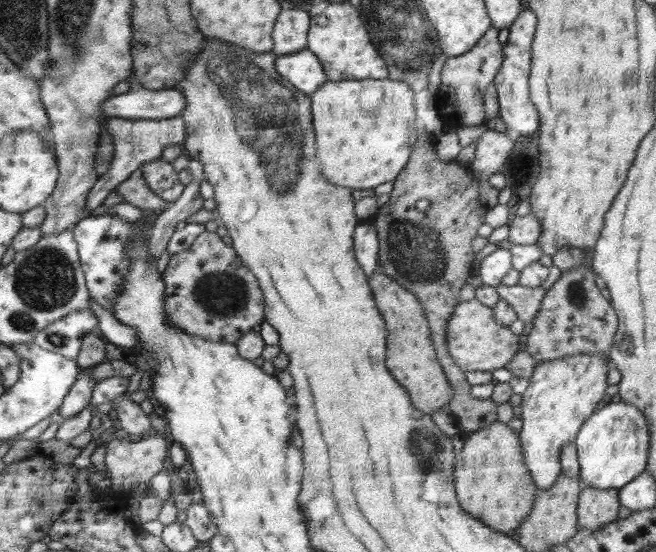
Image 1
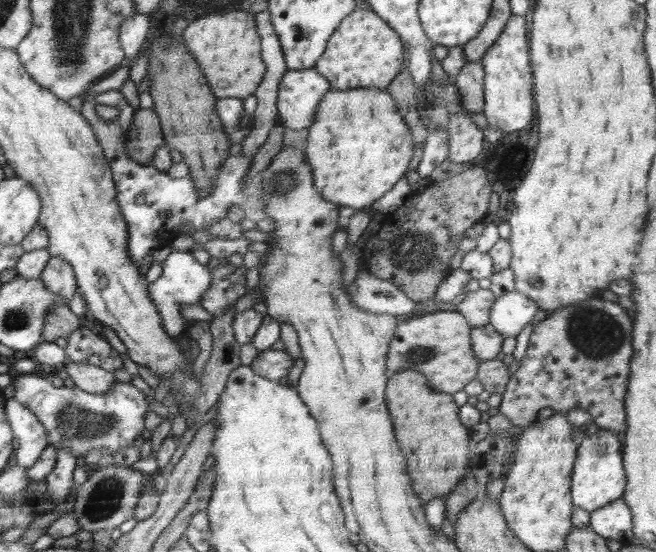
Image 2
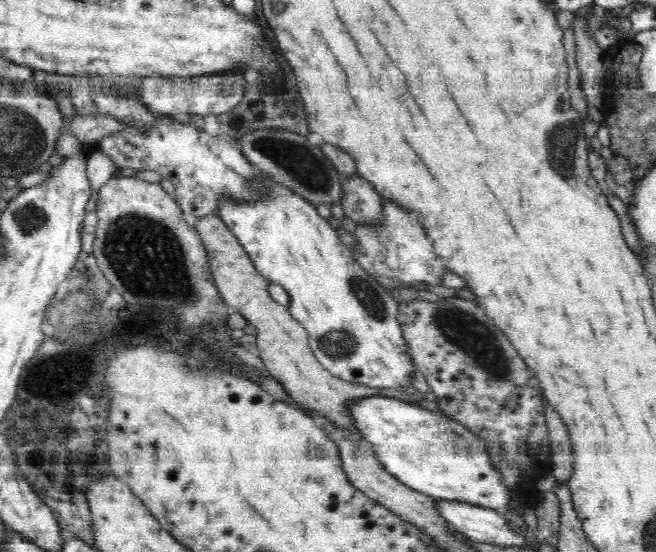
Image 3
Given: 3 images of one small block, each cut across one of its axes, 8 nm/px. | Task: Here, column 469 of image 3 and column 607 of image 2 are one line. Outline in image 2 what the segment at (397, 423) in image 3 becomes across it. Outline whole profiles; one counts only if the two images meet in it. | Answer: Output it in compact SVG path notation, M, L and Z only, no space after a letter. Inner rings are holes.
M596 428L583 435L572 477L572 502L591 513L612 501L619 500L626 489L623 443L616 431Z

